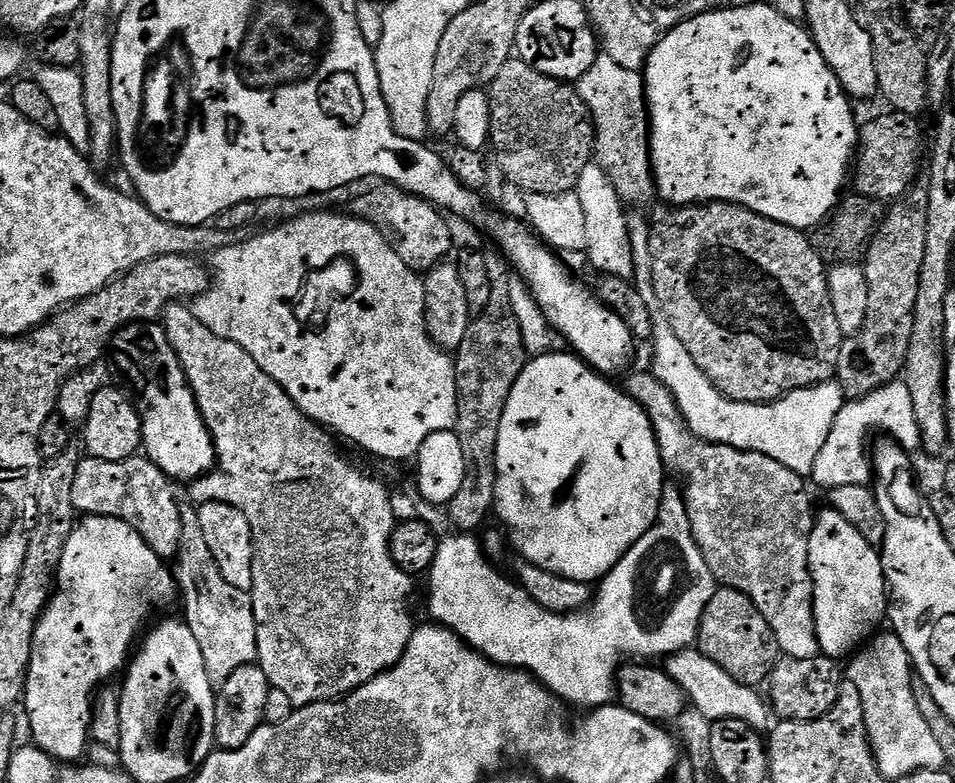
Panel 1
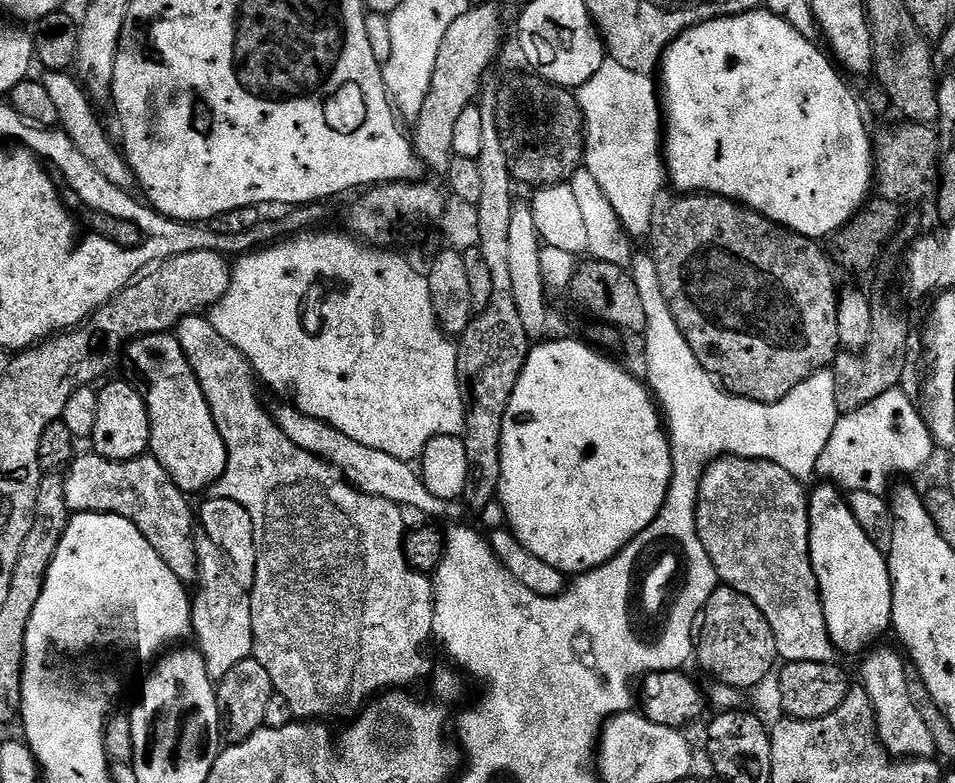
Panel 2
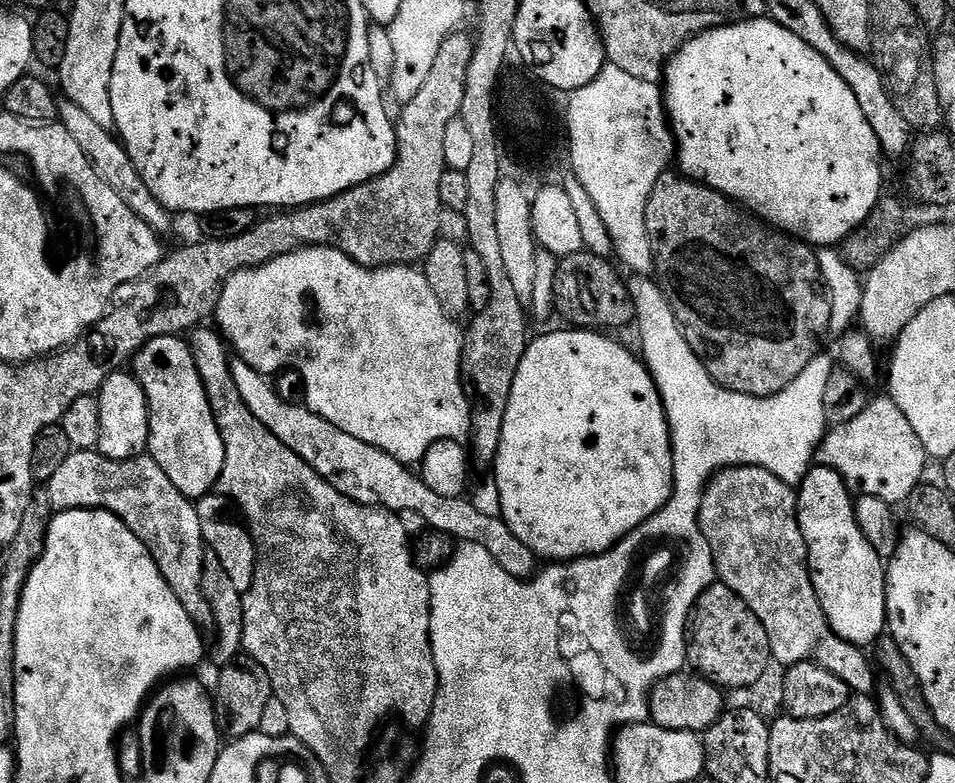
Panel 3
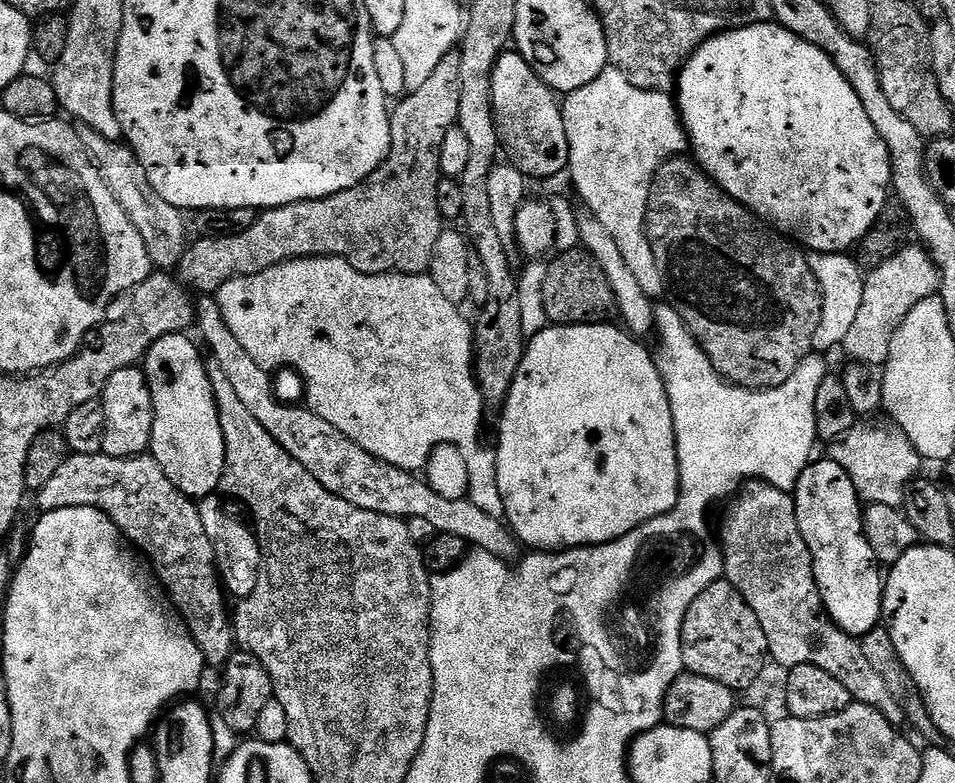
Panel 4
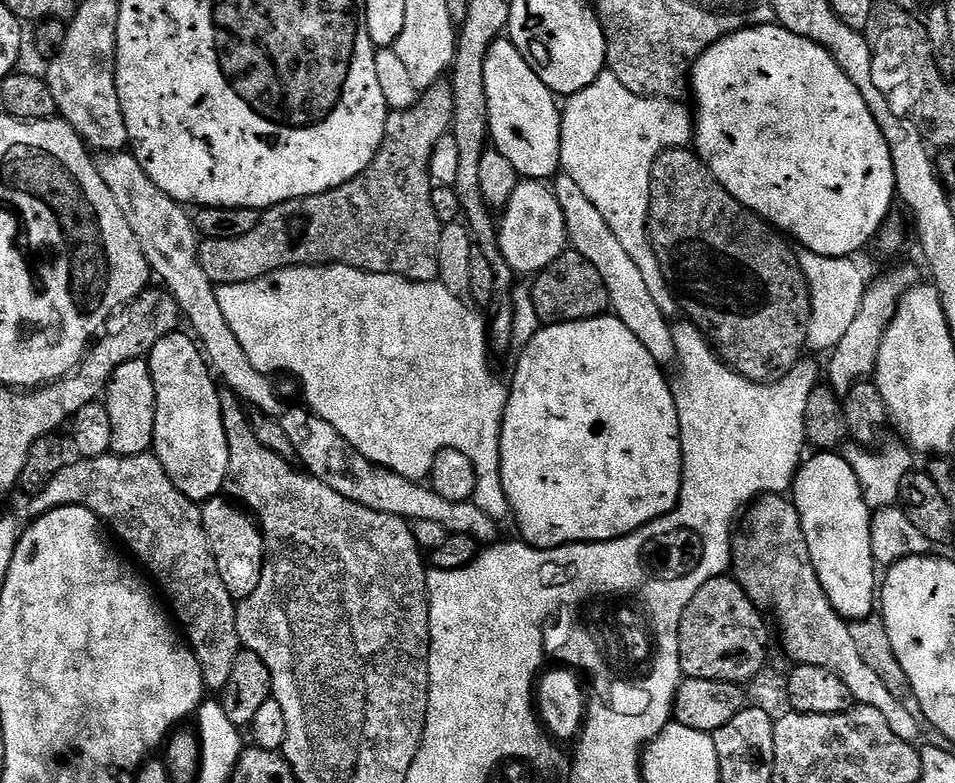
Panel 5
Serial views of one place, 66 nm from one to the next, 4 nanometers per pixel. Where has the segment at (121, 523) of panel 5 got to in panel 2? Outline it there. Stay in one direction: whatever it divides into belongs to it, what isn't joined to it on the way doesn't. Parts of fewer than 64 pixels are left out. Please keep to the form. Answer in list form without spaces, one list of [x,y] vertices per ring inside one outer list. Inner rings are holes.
[[[95,454],[87,455],[77,455],[63,473],[69,513],[105,512],[134,522],[142,530],[142,538],[158,550],[158,558],[170,566],[179,580],[195,581],[194,508],[188,505],[189,497],[180,491],[156,457],[145,454],[137,460],[107,460]]]

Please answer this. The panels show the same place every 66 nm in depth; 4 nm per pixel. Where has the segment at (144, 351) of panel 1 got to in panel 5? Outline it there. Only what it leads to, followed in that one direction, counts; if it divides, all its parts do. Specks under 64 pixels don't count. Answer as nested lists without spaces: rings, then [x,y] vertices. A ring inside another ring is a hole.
[[[177,330],[158,341],[146,359],[156,399],[152,440],[156,459],[166,470],[170,482],[174,482],[186,498],[203,502],[219,497],[225,491],[230,451],[223,429],[221,389],[200,345],[187,331]]]

